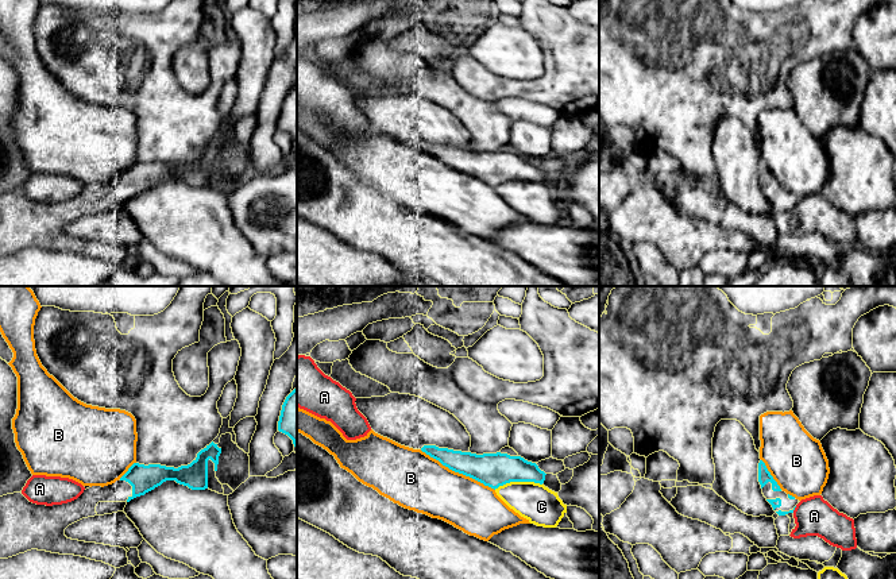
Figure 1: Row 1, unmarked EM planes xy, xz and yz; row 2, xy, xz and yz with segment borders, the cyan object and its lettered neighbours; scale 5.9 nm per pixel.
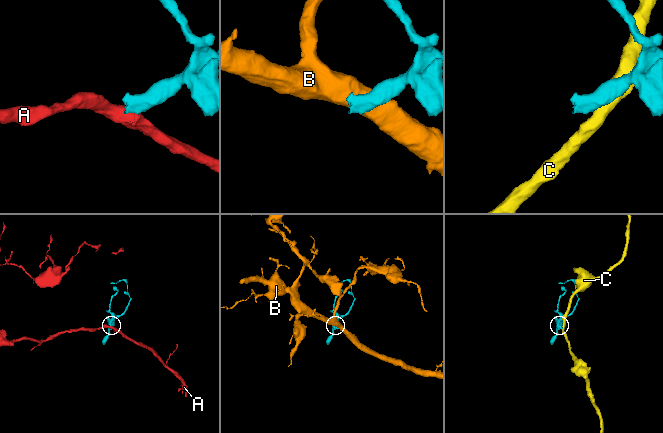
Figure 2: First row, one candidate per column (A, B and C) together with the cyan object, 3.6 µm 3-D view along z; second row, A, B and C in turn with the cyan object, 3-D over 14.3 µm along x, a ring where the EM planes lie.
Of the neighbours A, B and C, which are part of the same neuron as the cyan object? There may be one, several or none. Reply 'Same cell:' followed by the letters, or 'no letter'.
Same cell: no letter

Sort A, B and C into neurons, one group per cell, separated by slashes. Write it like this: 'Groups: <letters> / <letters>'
Groups: A / B / C

